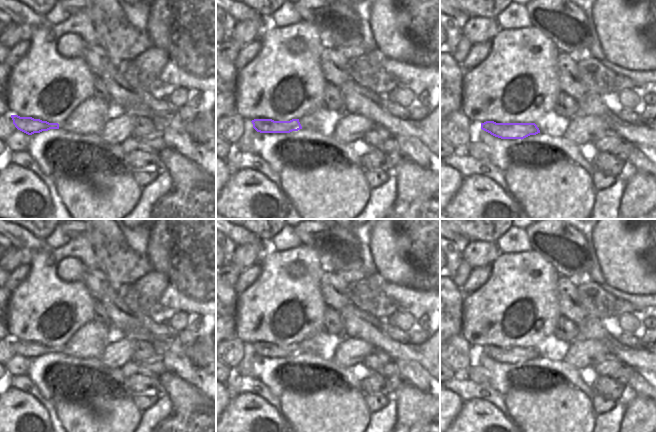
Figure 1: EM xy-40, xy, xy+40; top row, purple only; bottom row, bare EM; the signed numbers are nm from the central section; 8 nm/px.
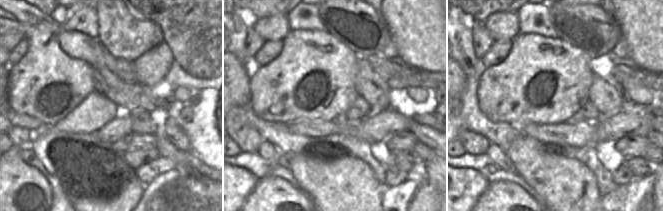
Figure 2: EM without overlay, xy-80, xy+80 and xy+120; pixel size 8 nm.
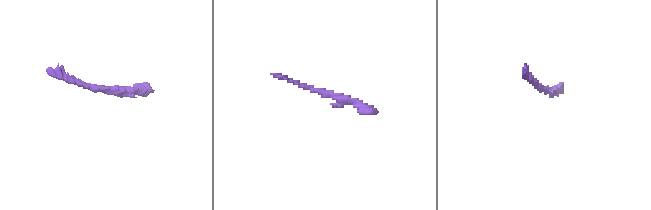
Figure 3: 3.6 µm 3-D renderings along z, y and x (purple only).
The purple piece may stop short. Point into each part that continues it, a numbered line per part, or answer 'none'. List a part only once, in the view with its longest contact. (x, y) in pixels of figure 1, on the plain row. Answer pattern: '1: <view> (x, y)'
none

